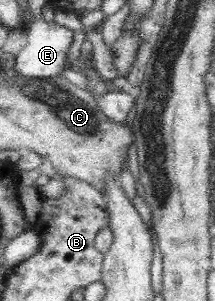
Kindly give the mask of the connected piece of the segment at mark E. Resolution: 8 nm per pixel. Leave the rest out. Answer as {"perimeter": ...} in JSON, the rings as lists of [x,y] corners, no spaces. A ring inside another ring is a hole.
{"perimeter":[[[44,18],[34,20],[28,27],[29,44],[17,55],[18,72],[26,77],[62,76],[62,71],[69,68],[70,45],[74,43],[74,31],[55,22],[45,21]]]}

